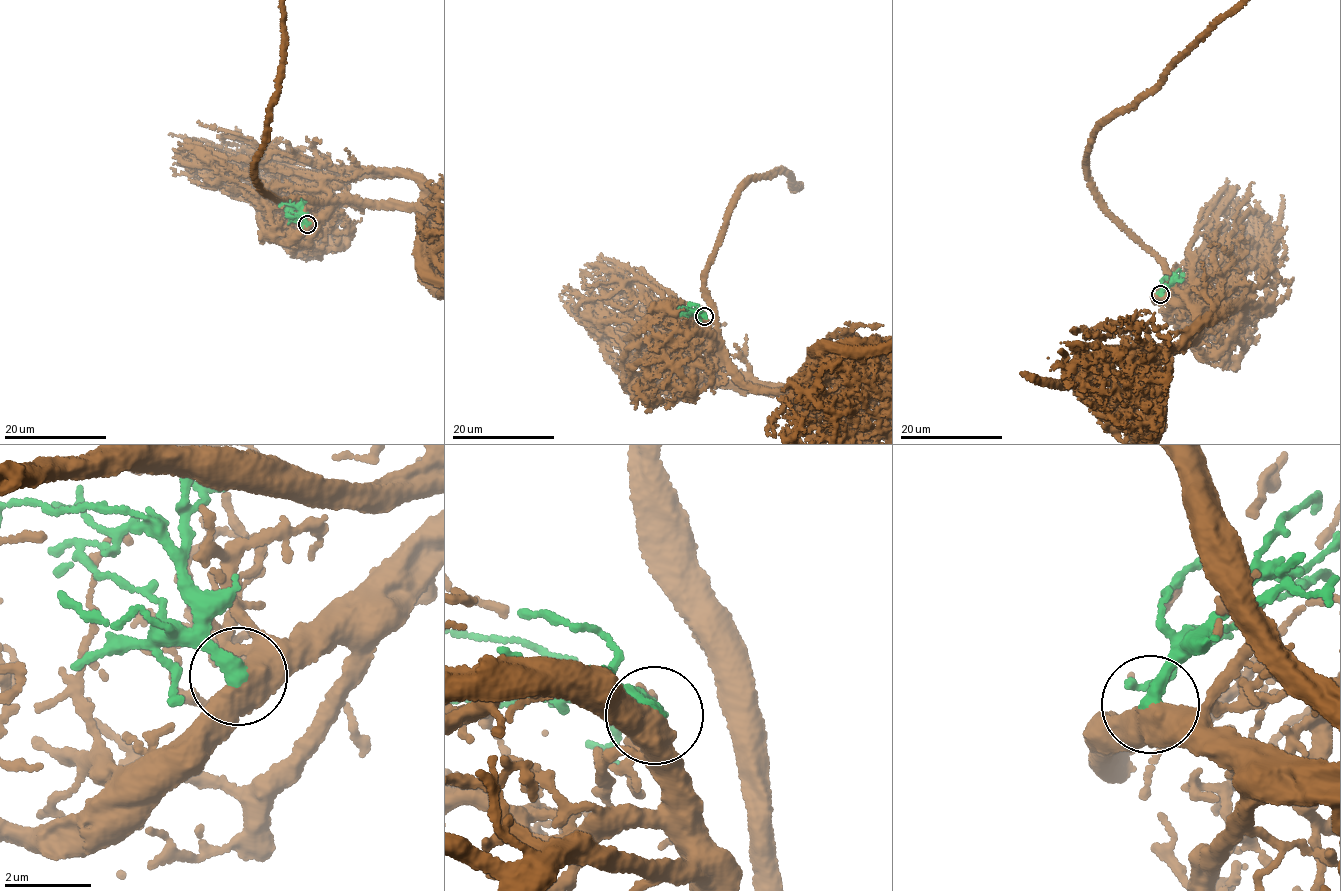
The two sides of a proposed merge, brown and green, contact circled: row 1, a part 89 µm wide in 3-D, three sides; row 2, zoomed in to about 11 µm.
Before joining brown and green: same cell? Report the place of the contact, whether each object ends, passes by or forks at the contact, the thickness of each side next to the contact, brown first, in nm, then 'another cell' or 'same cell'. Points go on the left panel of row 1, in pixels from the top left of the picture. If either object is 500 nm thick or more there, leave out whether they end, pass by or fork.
at (307, 224); 600 nm thick on the brown side, 360 nm on the other; same cell

